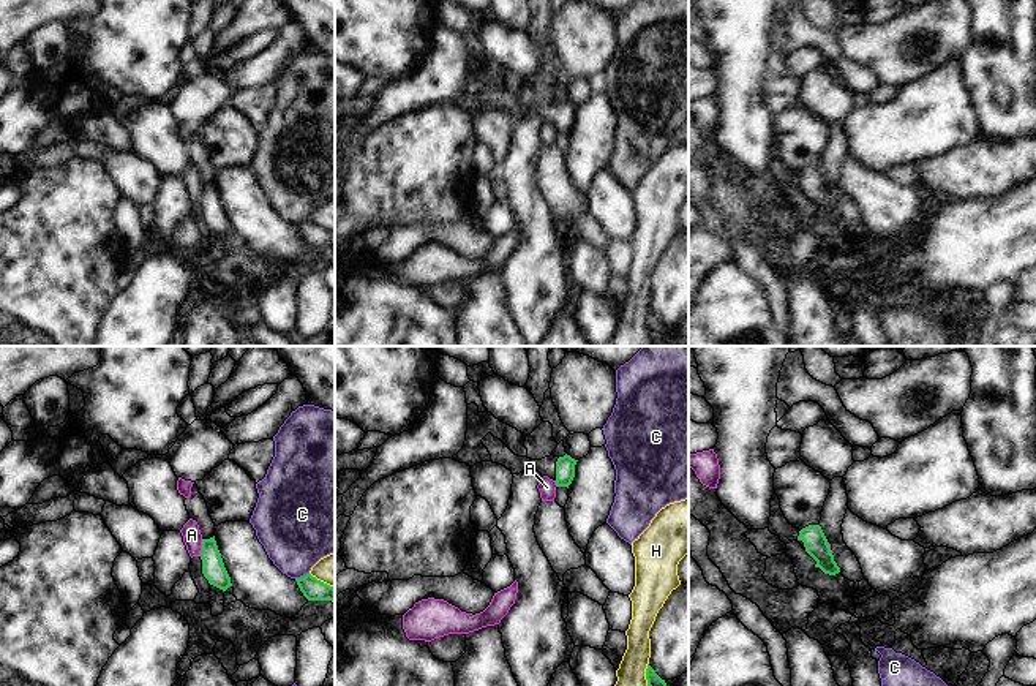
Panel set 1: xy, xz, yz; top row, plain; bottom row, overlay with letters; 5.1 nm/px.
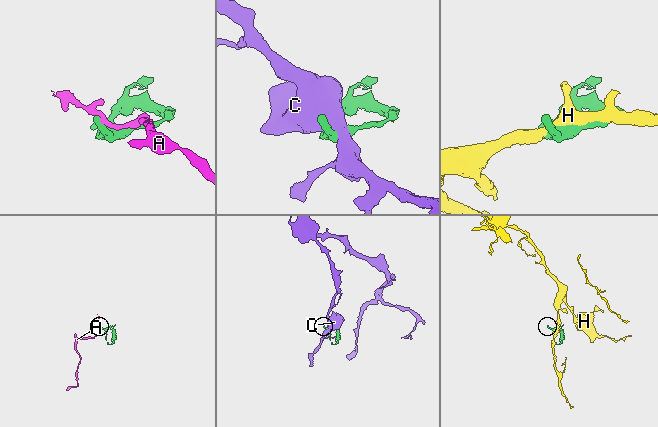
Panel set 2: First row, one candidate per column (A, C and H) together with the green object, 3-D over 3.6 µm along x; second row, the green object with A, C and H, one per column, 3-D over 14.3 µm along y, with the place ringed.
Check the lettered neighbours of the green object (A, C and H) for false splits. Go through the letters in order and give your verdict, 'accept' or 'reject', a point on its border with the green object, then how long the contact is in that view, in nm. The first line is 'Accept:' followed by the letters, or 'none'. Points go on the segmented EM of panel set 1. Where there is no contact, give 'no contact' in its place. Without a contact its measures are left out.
Accept: none
A: reject | xy (202, 547) | 90 nm
C: reject | xy (304, 576) | 80 nm
H: reject | xz (646, 674) | 120 nm

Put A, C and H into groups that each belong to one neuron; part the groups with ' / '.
A / C / H

